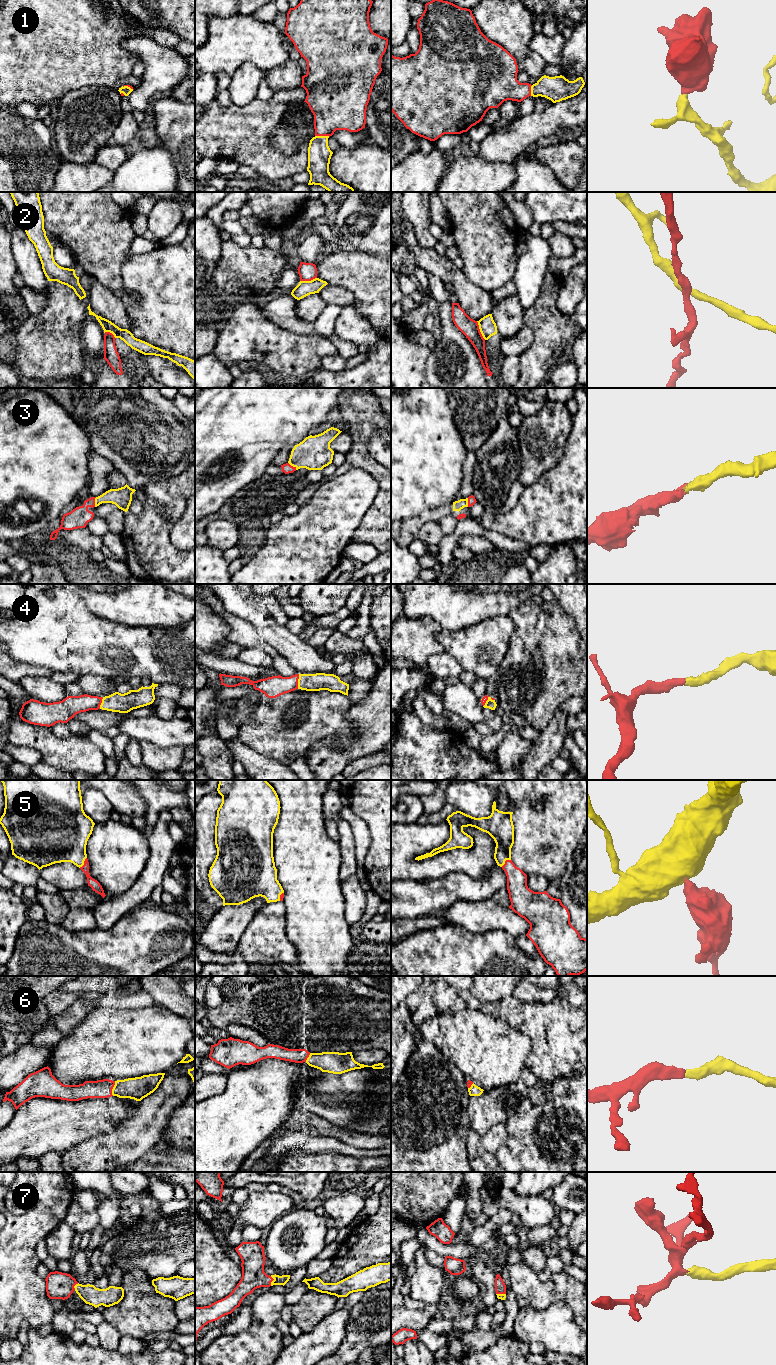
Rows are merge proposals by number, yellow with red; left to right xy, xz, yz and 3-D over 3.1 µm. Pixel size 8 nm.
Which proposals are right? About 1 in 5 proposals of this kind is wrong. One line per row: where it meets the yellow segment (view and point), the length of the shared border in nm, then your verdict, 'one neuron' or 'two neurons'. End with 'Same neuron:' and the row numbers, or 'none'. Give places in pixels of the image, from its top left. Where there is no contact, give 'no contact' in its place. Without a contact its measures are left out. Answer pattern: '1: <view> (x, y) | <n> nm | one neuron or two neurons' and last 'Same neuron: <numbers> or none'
1: xz (322, 136) | 120 nm | one neuron
2: yz (480, 330) | 170 nm | two neurons
3: xz (292, 465) | 90 nm | one neuron
4: xz (298, 681) | 120 nm | one neuron
5: xy (83, 863) | 110 nm | one neuron
6: xy (113, 1088) | 120 nm | one neuron
7: xz (272, 1281) | 80 nm | one neuron
Same neuron: 1, 3, 4, 5, 6, 7

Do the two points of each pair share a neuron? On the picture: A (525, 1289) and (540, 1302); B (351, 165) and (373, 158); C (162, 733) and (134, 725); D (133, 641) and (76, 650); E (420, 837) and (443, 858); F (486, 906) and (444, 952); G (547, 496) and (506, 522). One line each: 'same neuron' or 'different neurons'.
A: same neuron
B: same neuron
C: same neuron
D: same neuron
E: same neuron
F: different neurons
G: same neuron

